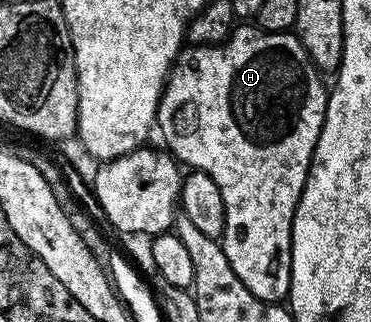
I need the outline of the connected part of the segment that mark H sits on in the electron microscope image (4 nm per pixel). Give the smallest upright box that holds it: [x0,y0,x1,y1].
[157,25,329,304]

